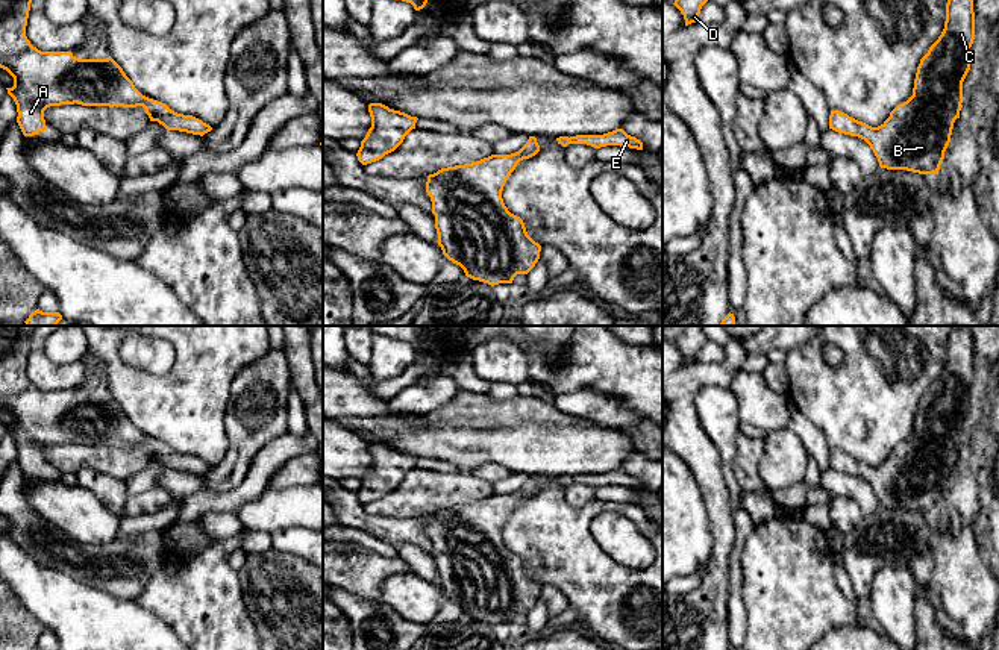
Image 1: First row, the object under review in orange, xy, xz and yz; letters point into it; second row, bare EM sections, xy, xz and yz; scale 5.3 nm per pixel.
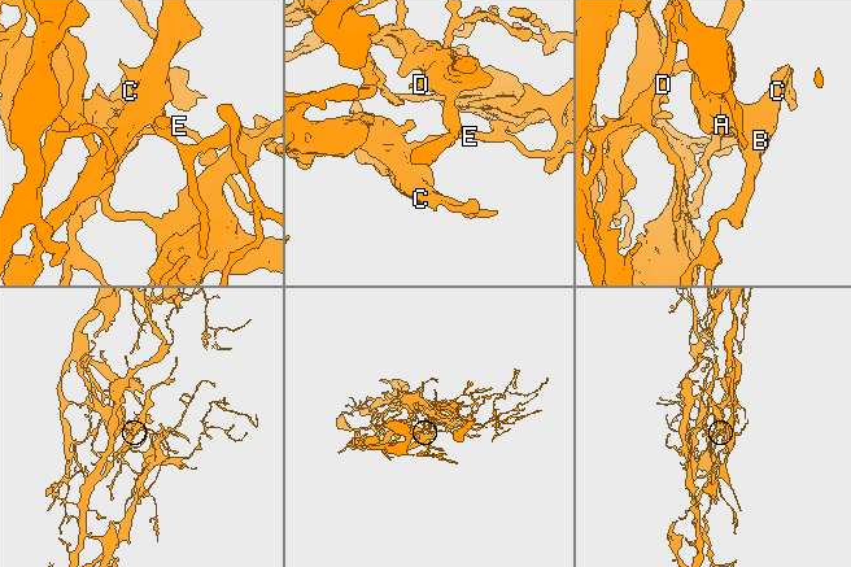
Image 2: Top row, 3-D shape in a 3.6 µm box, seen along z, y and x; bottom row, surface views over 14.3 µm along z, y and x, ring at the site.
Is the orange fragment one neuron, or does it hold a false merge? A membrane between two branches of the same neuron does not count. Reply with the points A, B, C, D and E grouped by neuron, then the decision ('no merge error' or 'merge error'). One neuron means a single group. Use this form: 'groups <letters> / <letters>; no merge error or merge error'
groups A B C / D E; merge error

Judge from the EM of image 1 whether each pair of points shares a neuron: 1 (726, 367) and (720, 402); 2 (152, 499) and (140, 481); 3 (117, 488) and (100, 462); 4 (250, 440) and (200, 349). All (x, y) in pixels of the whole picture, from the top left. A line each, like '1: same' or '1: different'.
1: different
2: different
3: different
4: different

